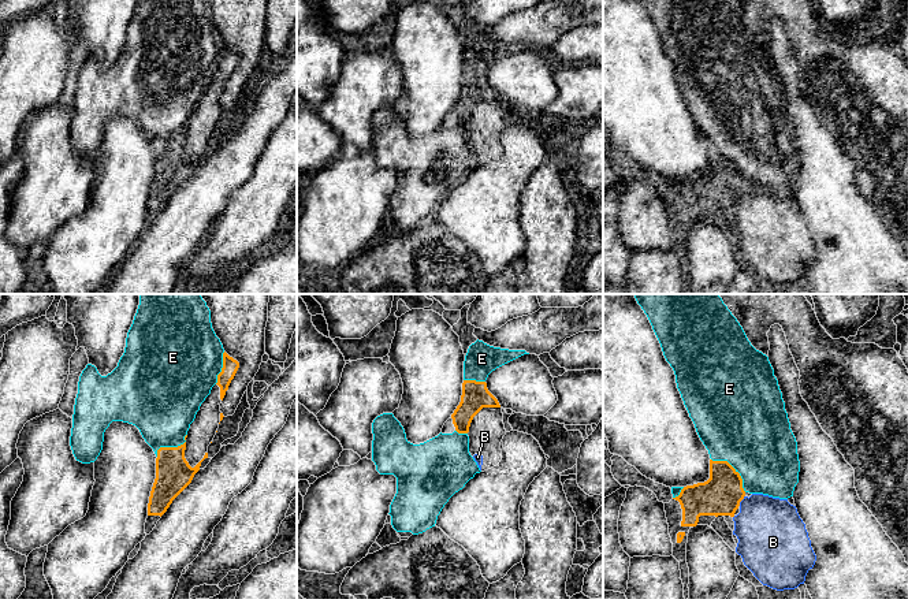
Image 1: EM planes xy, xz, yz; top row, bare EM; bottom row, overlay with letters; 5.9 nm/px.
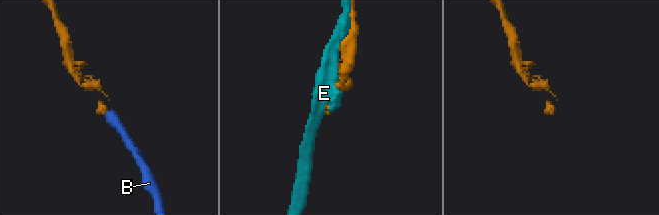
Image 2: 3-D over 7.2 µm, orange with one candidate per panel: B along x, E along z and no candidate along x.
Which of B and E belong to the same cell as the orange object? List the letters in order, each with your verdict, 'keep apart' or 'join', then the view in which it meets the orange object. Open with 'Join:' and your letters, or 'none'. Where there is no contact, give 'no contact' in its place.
Join: B
B: join | yz
E: keep apart | yz

